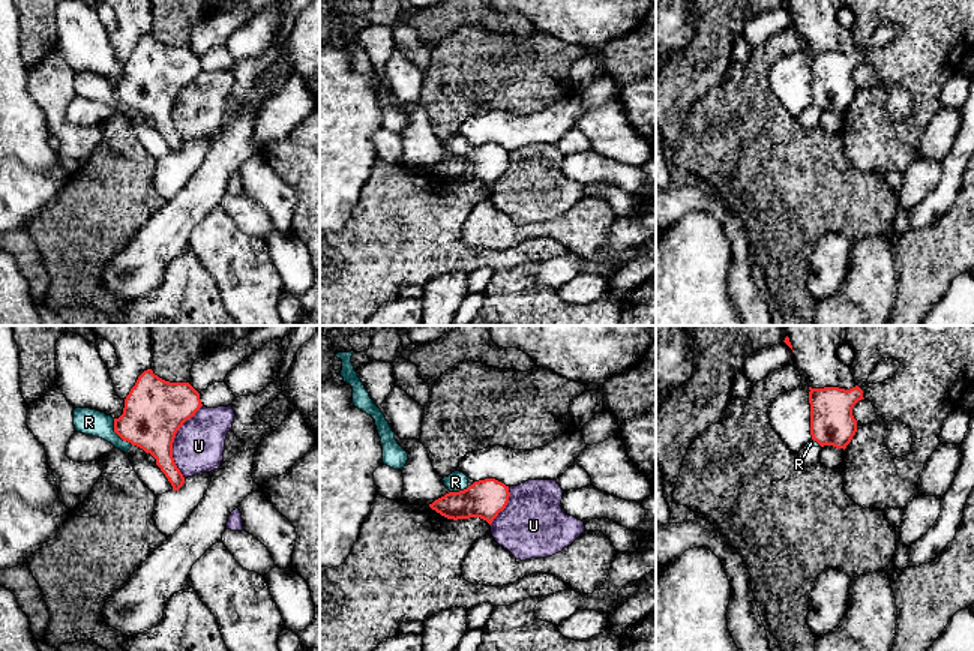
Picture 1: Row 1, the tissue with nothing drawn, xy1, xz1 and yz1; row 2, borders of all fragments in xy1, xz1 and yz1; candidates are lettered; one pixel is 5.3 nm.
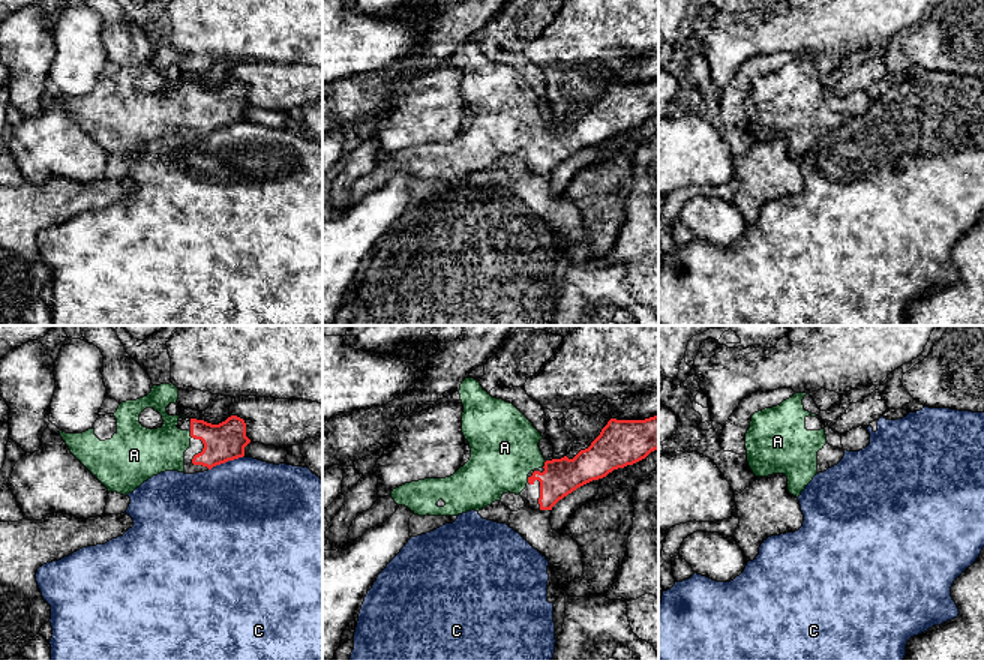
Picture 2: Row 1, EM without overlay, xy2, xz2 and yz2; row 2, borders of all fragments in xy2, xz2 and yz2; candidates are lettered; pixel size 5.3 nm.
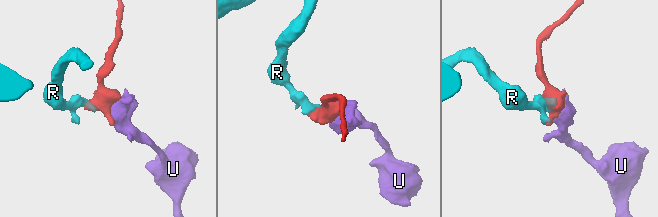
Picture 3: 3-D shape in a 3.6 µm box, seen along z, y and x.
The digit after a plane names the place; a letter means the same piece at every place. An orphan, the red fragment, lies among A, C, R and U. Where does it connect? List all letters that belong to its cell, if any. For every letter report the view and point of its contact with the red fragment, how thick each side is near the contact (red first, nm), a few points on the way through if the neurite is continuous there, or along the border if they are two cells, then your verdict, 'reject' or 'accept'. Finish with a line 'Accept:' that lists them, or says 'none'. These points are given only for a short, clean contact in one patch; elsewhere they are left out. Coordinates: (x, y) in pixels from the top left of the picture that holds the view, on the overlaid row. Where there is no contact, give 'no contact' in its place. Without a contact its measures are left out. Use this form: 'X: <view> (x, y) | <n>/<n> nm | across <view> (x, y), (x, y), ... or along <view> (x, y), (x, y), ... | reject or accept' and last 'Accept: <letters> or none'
A: xy2 (191, 434) | 200/260 nm | across xy2 (225, 441), (209, 434), (191, 434), (149, 452) | accept
C: xy2 (225, 461) | 200/480 nm | reject
R: xy1 (117, 434) | 320/140 nm | along xy1 (113, 419), (113, 429), (132, 444) | reject
U: xy1 (173, 441) | 320/280 nm | reject
Accept: A

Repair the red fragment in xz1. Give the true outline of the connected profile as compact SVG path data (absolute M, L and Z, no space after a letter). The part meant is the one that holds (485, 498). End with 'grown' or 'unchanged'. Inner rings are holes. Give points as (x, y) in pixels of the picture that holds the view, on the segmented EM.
M485 478L464 490L446 494L429 507L447 519L480 518L491 525L506 508L509 496L509 486L495 478Z; unchanged

